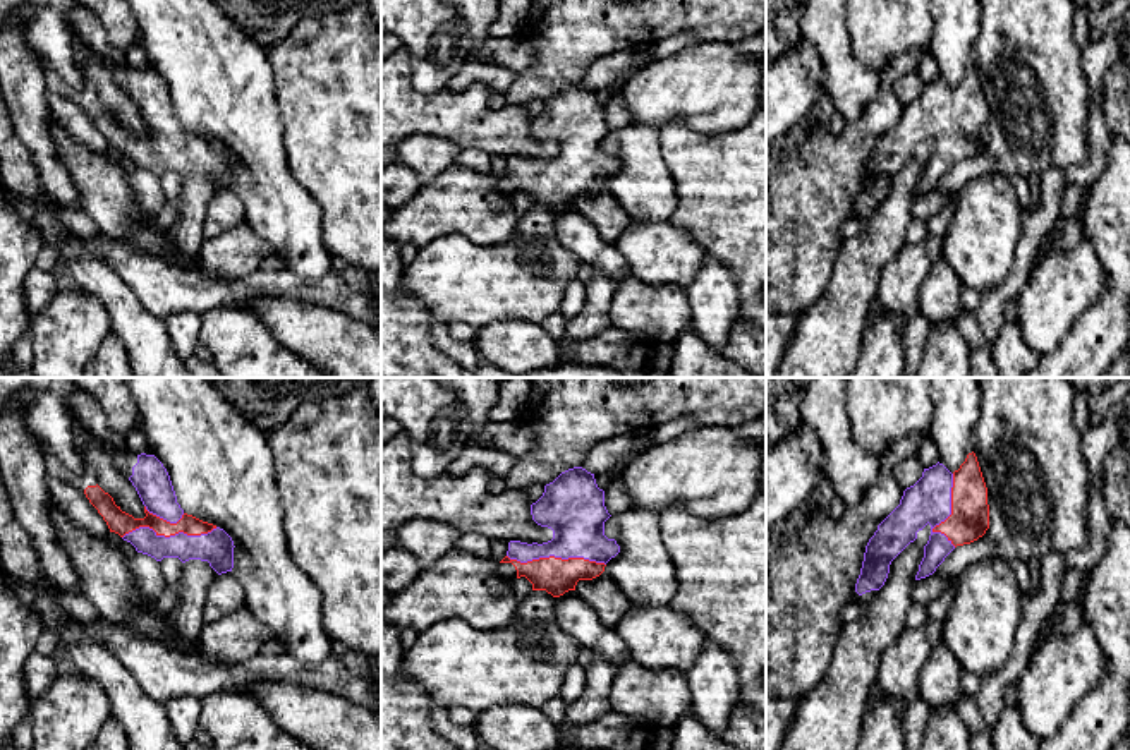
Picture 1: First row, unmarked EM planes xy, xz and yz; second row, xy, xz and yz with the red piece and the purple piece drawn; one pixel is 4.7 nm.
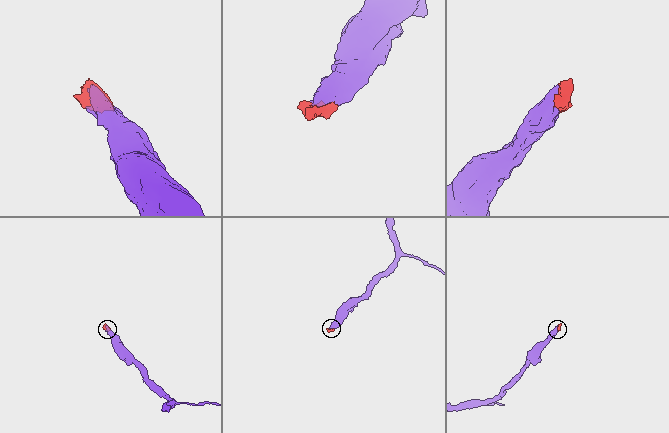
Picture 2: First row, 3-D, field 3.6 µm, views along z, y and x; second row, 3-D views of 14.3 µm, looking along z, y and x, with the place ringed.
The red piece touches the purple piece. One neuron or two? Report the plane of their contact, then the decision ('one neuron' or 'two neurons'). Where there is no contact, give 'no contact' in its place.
meets red in xz; one neuron

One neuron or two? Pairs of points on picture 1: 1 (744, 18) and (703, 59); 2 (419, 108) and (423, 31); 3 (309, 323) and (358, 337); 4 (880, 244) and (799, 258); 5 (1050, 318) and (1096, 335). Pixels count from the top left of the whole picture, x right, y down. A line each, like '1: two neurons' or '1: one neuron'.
1: two neurons
2: two neurons
3: one neuron
4: two neurons
5: two neurons

